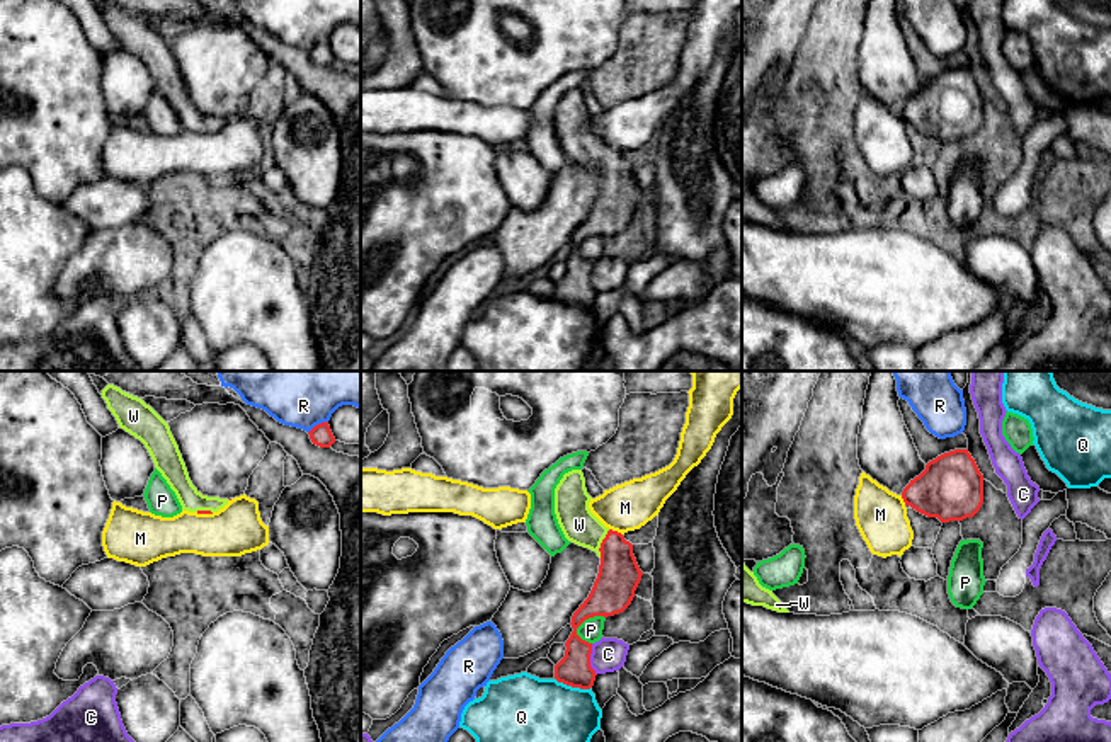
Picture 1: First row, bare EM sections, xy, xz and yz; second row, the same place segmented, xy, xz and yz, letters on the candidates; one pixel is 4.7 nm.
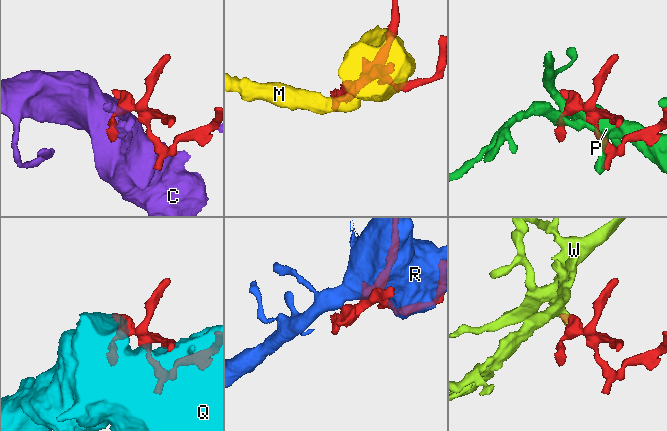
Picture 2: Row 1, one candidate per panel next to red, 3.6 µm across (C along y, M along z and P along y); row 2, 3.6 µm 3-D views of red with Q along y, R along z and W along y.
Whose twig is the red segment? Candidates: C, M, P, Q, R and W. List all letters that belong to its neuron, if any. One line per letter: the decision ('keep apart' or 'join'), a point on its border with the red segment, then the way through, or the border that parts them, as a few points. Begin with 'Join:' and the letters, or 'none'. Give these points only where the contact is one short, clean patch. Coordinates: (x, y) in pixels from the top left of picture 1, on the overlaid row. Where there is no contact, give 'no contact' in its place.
Join: W
C: keep apart; contact xz (589, 659); border xz (591, 644), (591, 667), (596, 674)
M: keep apart; contact xz (616, 531)
P: keep apart; contact xz (587, 618)
Q: keep apart; contact xz (574, 686)
R: keep apart; contact xy (317, 426)
W: join; contact xz (601, 543); way xz (618, 577), (618, 562), (601, 543), (579, 525)

